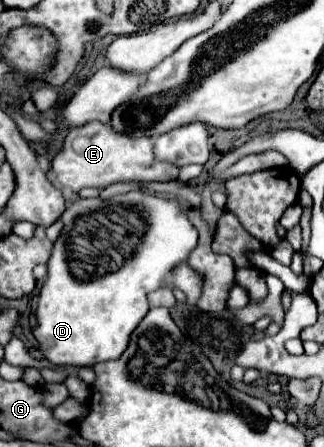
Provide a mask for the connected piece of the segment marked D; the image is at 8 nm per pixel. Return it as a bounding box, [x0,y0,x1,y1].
[31,191,197,367]

